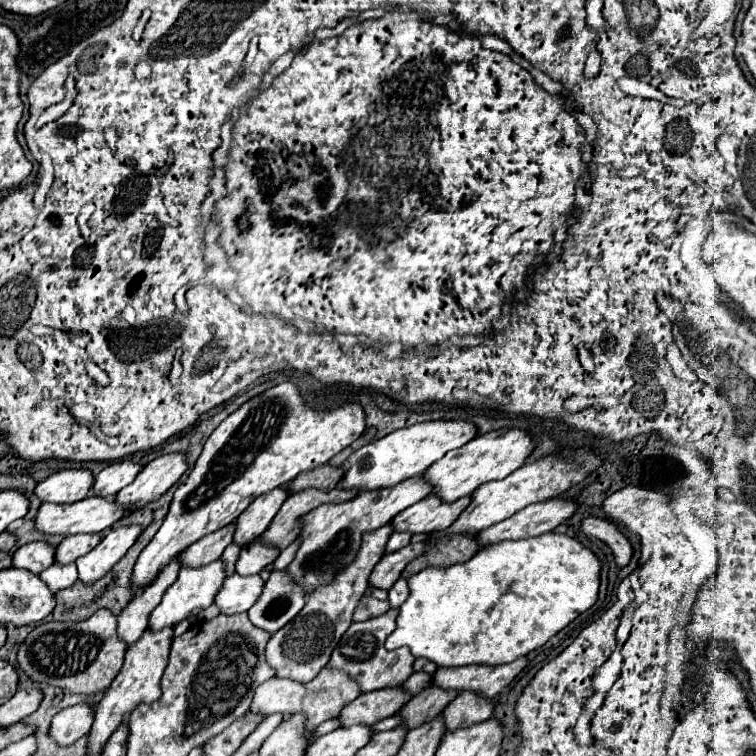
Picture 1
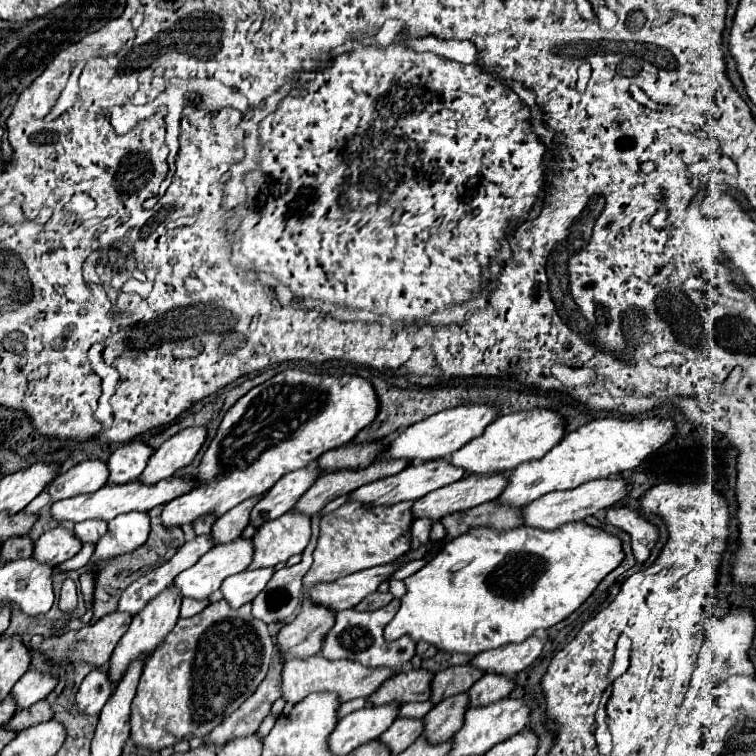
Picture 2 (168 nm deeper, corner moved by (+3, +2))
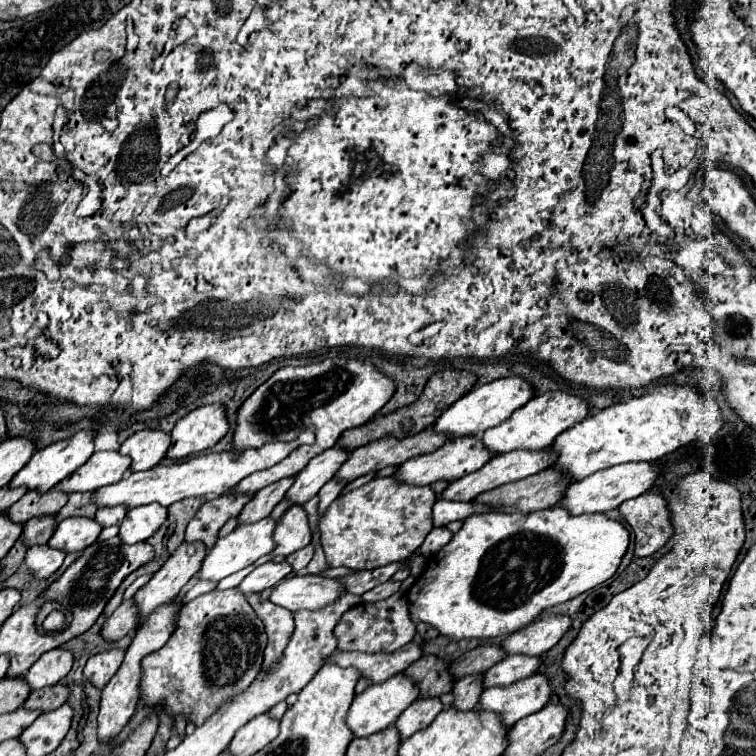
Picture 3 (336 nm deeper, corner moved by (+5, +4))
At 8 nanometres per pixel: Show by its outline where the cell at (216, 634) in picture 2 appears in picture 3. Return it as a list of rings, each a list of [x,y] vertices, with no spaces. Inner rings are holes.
[[[238,588],[228,590],[212,590],[208,594],[202,594],[188,604],[184,604],[178,612],[176,620],[178,628],[170,636],[170,640],[154,654],[146,656],[142,662],[142,684],[140,694],[144,696],[148,706],[164,704],[164,708],[170,710],[172,718],[178,714],[184,714],[186,720],[194,722],[196,726],[204,724],[228,698],[240,694],[248,684],[254,680],[262,666],[262,654],[266,648],[266,632],[262,620],[252,612],[250,604],[246,602],[246,596]]]

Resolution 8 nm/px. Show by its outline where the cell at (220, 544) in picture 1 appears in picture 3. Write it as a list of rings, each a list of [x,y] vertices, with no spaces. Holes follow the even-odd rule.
[[[294,476],[272,482],[272,484],[264,486],[262,490],[258,490],[254,494],[254,498],[242,508],[242,512],[238,516],[238,524],[252,524],[252,522],[258,522],[258,520],[270,516],[272,508],[286,496],[286,492],[292,484],[294,484]]]

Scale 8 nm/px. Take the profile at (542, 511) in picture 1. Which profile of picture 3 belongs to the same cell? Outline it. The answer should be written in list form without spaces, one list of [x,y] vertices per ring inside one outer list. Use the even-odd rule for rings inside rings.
[[[644,462],[644,464],[618,464],[616,468],[606,468],[604,472],[594,472],[588,476],[588,480],[580,480],[580,484],[570,484],[562,506],[572,514],[588,514],[588,512],[608,512],[618,508],[624,500],[636,498],[650,490],[660,476],[662,466],[656,462]]]

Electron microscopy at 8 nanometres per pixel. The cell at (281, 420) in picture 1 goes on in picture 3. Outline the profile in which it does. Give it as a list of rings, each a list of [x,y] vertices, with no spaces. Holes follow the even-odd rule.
[[[326,358],[318,364],[308,364],[308,366],[286,366],[280,368],[278,372],[274,372],[238,410],[238,424],[236,424],[236,434],[234,434],[234,442],[232,442],[232,450],[240,452],[244,448],[260,448],[266,442],[278,440],[278,442],[290,442],[294,440],[302,430],[306,430],[308,426],[316,428],[316,442],[312,446],[298,446],[288,458],[284,458],[282,462],[278,462],[276,466],[268,468],[268,470],[260,470],[256,474],[246,476],[234,490],[232,494],[254,494],[258,490],[262,490],[264,486],[282,480],[286,476],[296,476],[314,456],[322,454],[324,450],[332,448],[336,444],[336,440],[342,436],[344,430],[356,428],[366,424],[368,420],[372,420],[376,416],[376,412],[394,396],[394,382],[392,378],[388,378],[384,372],[380,372],[374,364],[370,362],[358,362],[358,360],[350,360],[350,358]]]

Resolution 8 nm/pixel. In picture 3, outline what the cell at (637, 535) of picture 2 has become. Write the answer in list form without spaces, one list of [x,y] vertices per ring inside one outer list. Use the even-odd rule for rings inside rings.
[[[646,492],[620,504],[620,512],[636,534],[636,556],[650,556],[672,536],[672,520],[666,498]]]

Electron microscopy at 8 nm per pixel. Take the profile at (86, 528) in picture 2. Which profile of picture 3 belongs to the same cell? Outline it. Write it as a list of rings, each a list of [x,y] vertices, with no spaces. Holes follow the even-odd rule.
[[[100,508],[94,516],[96,522],[100,522],[102,526],[112,526],[112,524],[120,524],[122,518],[126,516],[128,508]]]

